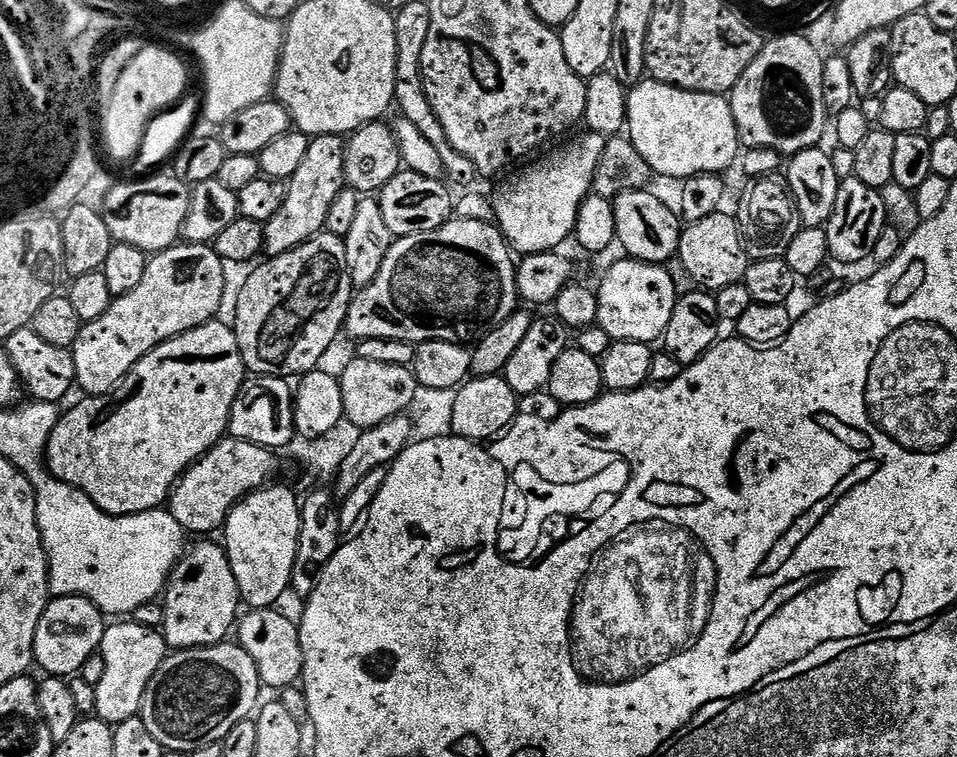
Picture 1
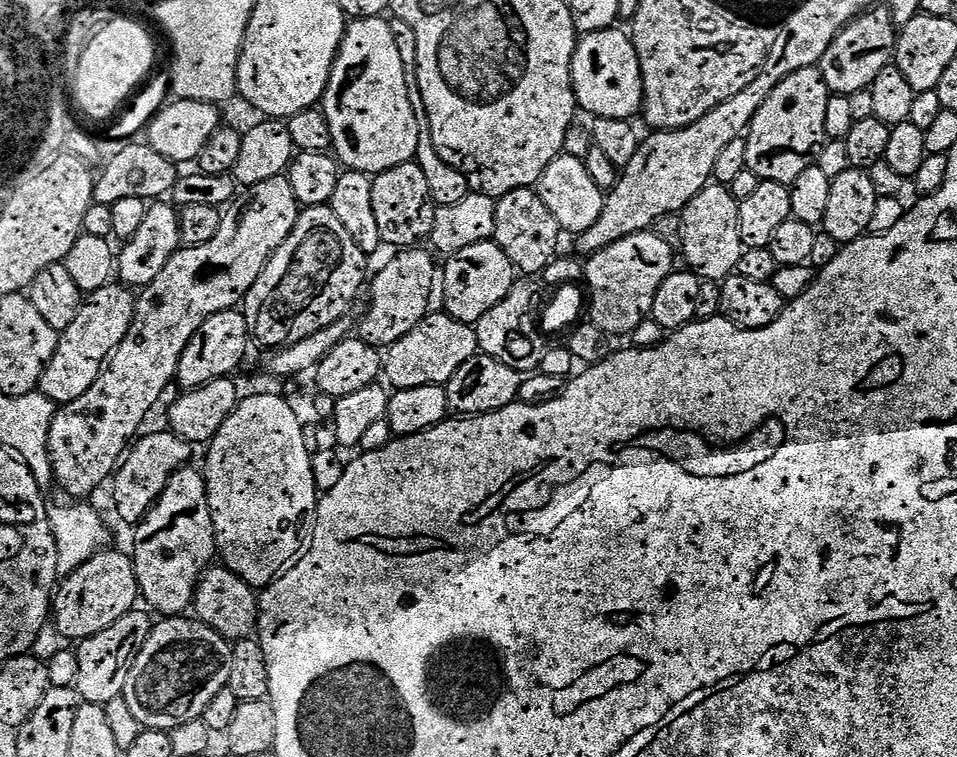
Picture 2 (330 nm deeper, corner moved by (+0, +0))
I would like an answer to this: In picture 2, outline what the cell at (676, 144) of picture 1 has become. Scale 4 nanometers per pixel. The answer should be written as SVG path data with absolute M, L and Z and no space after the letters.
M613 26L602 32L589 32L579 37L576 53L572 59L572 89L576 92L576 103L592 115L592 118L605 120L631 121L632 116L639 117L644 107L644 75L640 72L640 59L636 47L632 45L632 37L627 31L619 32Z

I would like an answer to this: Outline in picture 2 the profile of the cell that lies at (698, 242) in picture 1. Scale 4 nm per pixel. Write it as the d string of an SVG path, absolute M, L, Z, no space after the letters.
M719 182L709 183L685 207L680 220L680 244L688 248L684 260L689 269L706 282L723 282L737 271L746 251L738 230L740 206L727 187Z

